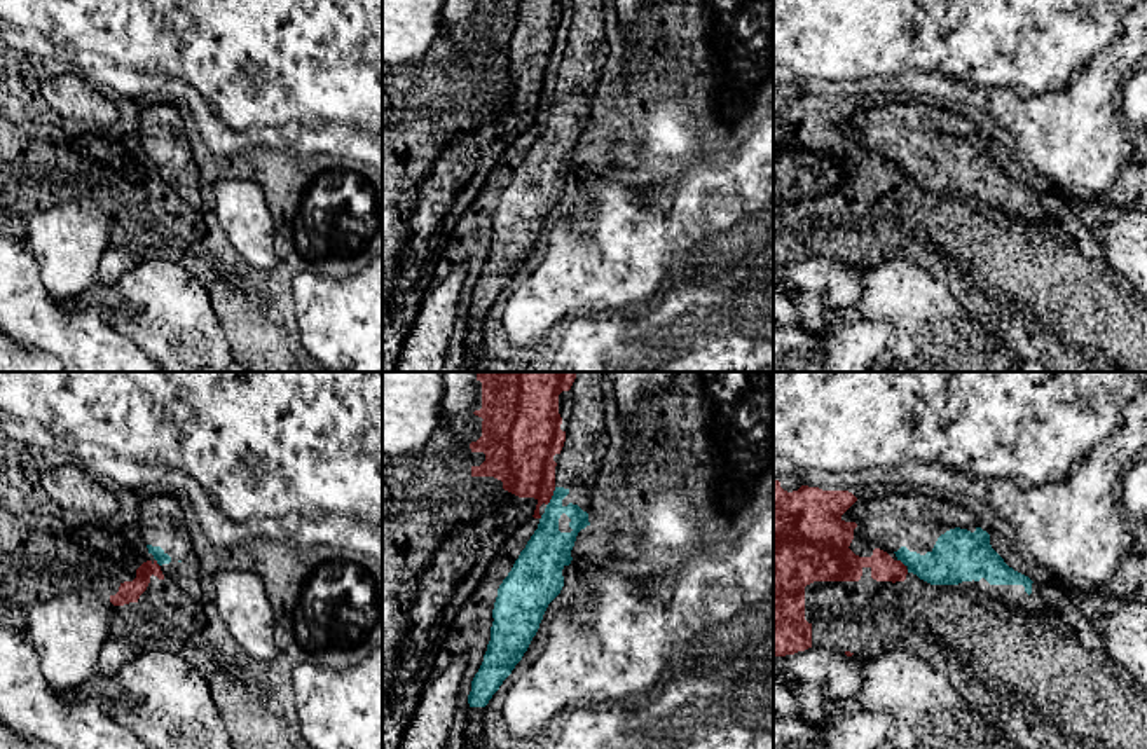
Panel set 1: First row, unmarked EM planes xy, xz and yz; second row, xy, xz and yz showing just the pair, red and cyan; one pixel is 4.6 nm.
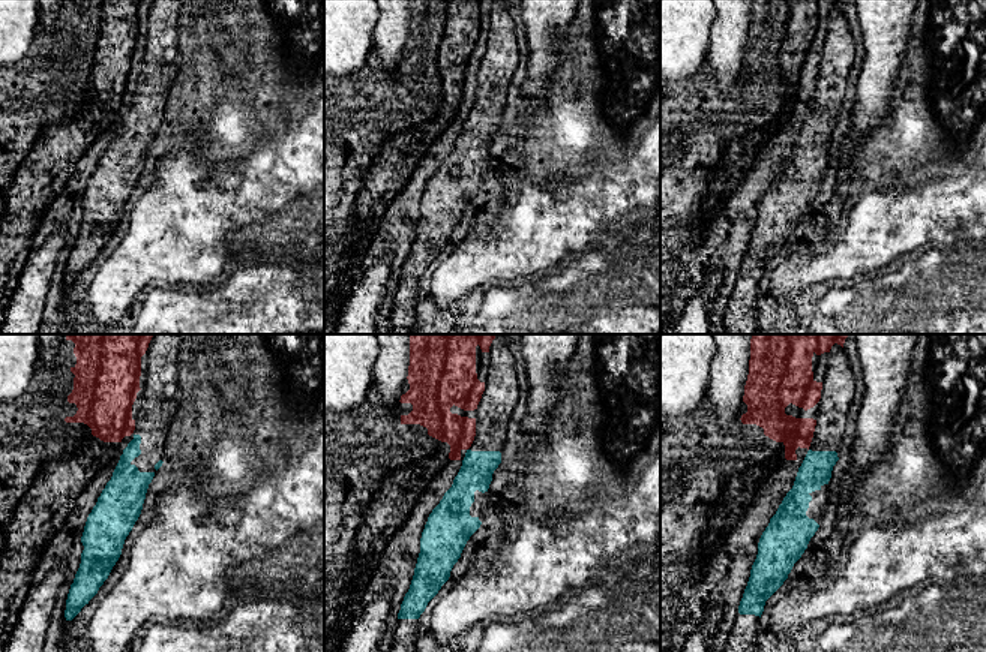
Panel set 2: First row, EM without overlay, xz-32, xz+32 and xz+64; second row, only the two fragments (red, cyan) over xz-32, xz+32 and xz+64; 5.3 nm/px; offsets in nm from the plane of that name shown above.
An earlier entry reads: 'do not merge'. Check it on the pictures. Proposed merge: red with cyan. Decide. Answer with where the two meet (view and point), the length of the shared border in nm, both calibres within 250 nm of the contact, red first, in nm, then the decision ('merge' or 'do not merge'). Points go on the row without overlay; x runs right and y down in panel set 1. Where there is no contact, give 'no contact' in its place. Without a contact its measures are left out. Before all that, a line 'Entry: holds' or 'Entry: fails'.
Entry: holds
xz (552, 103) | 100 nm | 320/200 nm | do not merge

